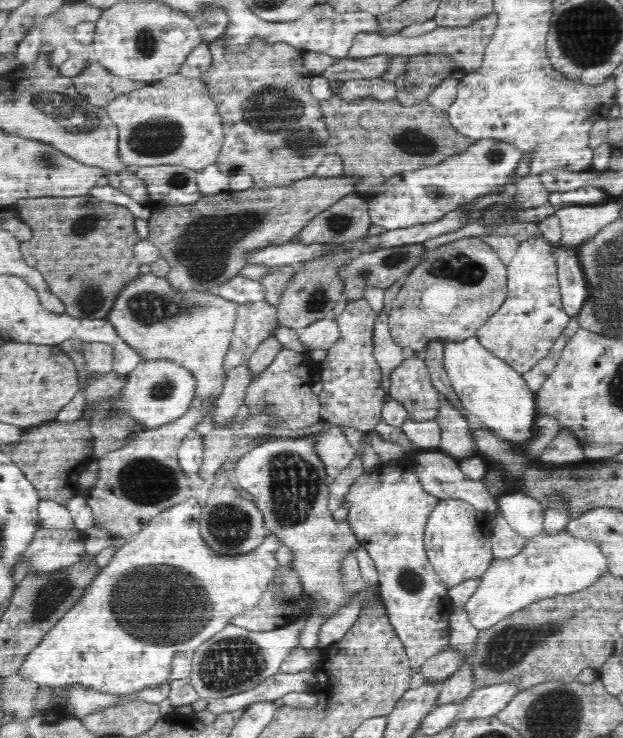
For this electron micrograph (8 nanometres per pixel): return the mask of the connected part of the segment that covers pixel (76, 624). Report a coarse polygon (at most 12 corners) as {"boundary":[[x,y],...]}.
{"boundary":[[191,496],[28,654],[40,688],[171,680],[255,607],[281,545],[210,550]]}

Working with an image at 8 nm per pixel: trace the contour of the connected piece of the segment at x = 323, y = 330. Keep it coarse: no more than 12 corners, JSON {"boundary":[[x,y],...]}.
{"boundary":[[335,318],[297,330],[307,350],[328,350],[340,340]]}

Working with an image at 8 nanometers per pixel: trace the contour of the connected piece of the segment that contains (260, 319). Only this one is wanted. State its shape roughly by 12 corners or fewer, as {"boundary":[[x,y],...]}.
{"boundary":[[240,304],[224,370],[246,365],[275,336],[277,307]]}

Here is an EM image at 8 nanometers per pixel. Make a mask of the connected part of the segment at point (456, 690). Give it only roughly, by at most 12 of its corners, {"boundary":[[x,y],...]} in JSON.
{"boundary":[[470,666],[439,684],[440,704],[460,703],[476,688]]}

